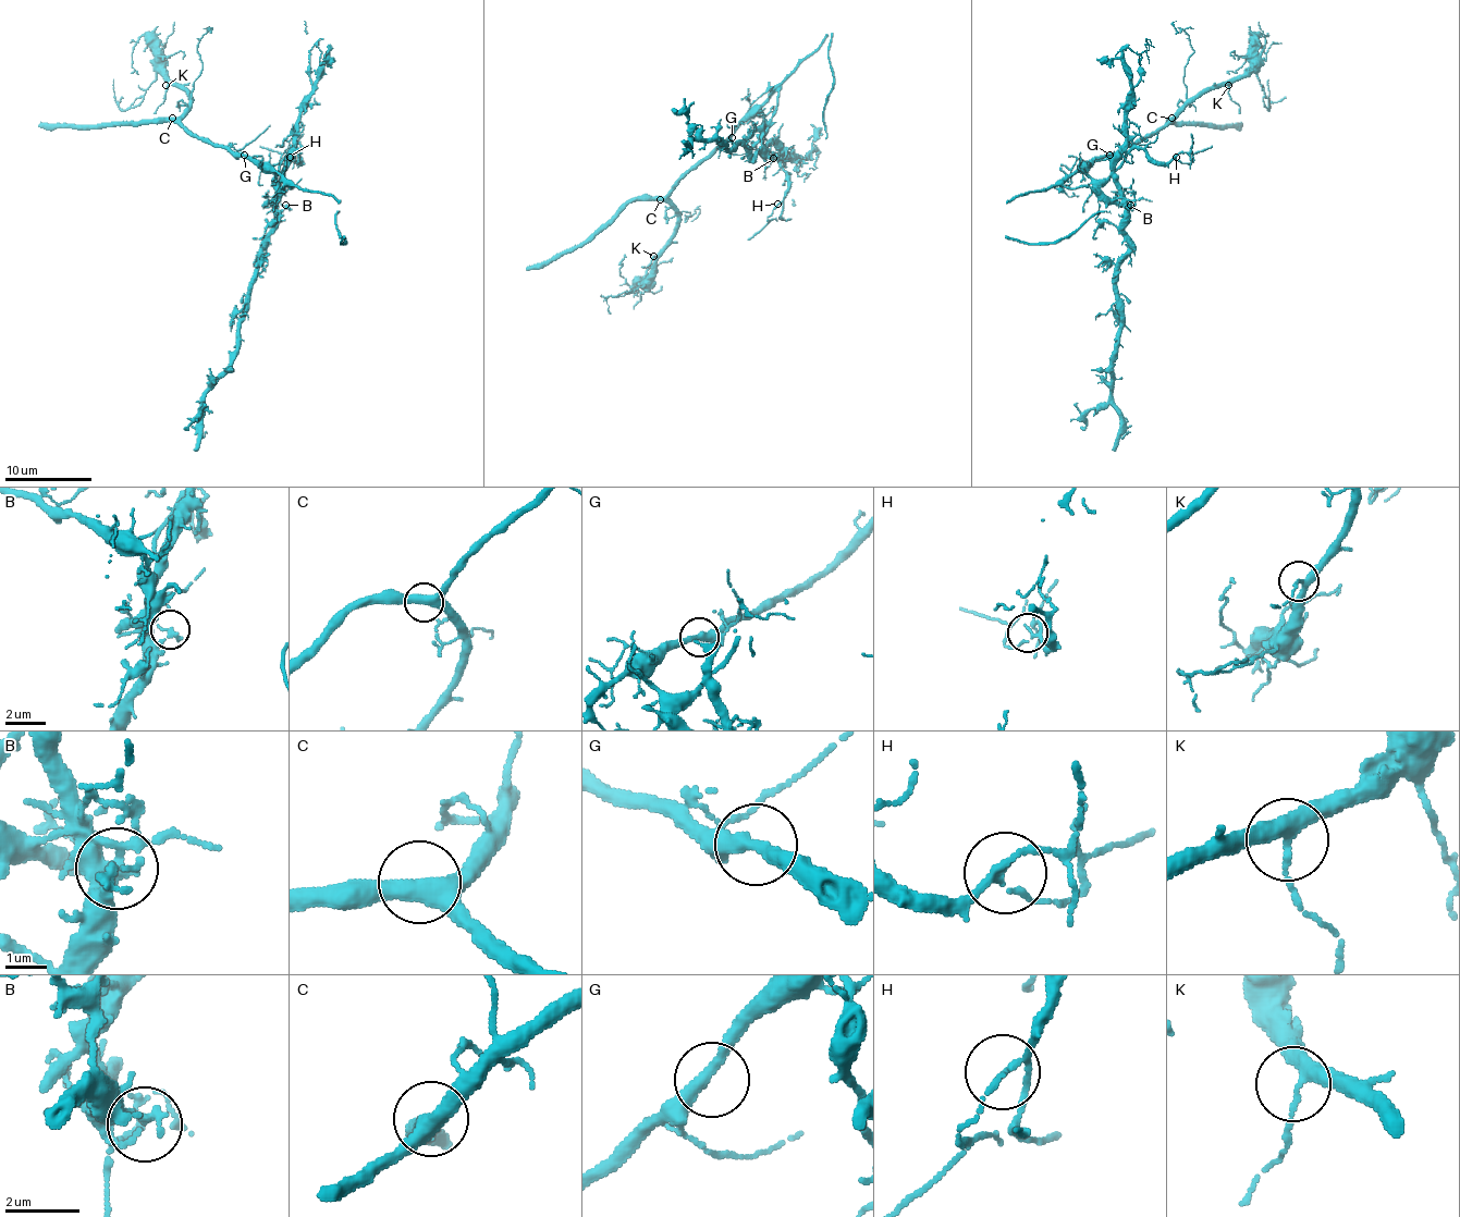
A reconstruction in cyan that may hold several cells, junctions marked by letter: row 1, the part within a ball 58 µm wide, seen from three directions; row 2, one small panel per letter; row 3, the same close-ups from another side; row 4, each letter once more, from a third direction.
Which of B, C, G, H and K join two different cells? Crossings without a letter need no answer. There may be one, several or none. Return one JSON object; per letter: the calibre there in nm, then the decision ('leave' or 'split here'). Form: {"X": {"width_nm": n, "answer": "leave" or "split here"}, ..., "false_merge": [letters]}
{"B": {"width_nm": 180, "answer": "split here"}, "C": {"width_nm": 400, "answer": "leave"}, "G": {"width_nm": 320, "answer": "leave"}, "H": {"width_nm": 120, "answer": "leave"}, "K": {"width_nm": 280, "answer": "leave"}, "false_merge": ["B"]}

